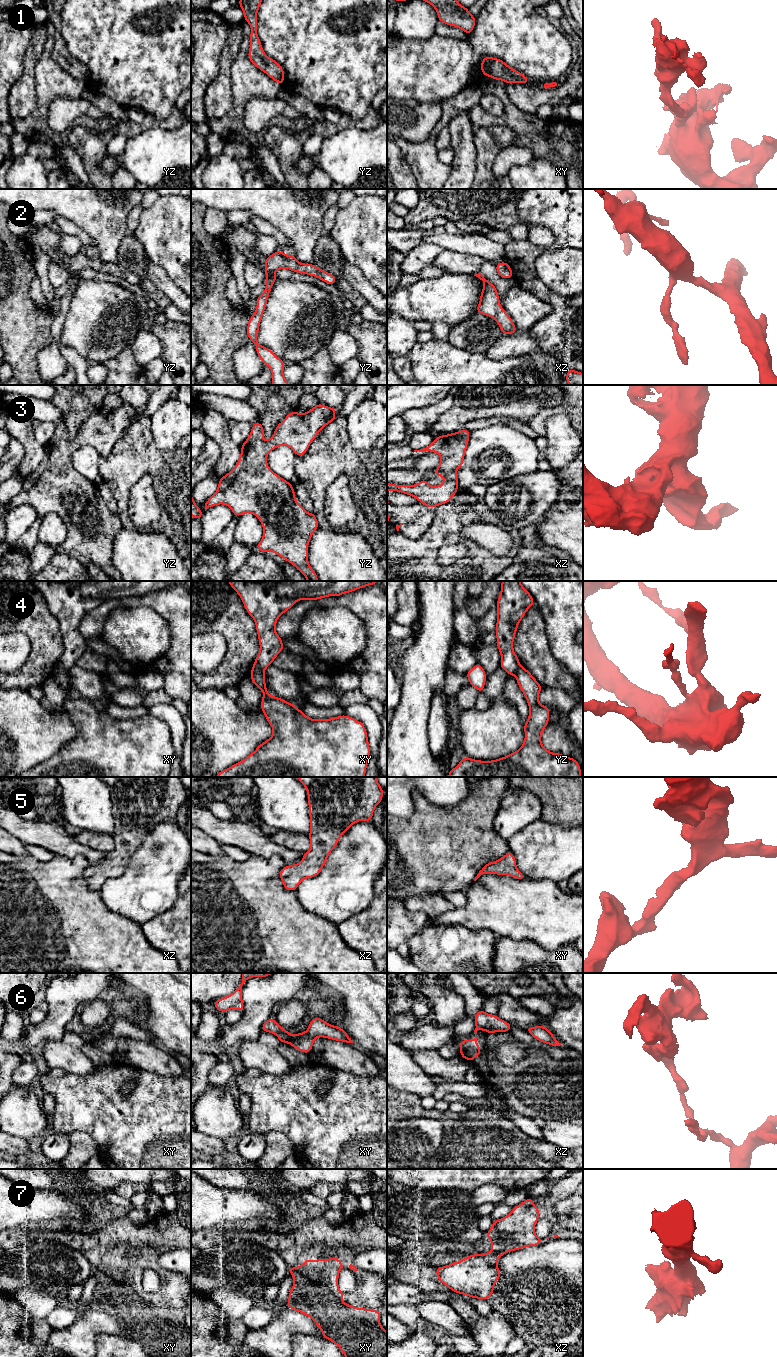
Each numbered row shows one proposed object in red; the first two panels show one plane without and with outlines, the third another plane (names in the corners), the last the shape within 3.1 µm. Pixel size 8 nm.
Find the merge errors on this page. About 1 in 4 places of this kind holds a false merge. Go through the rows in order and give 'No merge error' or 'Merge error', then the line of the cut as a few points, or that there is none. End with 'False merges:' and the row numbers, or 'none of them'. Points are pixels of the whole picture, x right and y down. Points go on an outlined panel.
1: No merge error. No split
2: No merge error. No split
3: No merge error. No split
4: Merge error. Split along xy (252, 668), (261, 668), (263, 670)
5: No merge error. No split
6: Merge error. Split along xz (476, 1025), (486, 1030)
7: Merge error. Split along xz (497, 1220), (497, 1229), (500, 1232), (507, 1233), (525, 1246)
False merges: 4, 6, 7

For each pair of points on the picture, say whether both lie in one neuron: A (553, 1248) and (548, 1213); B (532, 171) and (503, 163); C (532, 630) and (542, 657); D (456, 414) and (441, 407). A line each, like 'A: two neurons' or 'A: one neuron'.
A: two neurons
B: two neurons
C: one neuron
D: two neurons

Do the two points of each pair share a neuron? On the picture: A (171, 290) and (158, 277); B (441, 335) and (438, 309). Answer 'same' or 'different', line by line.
A: same
B: different

